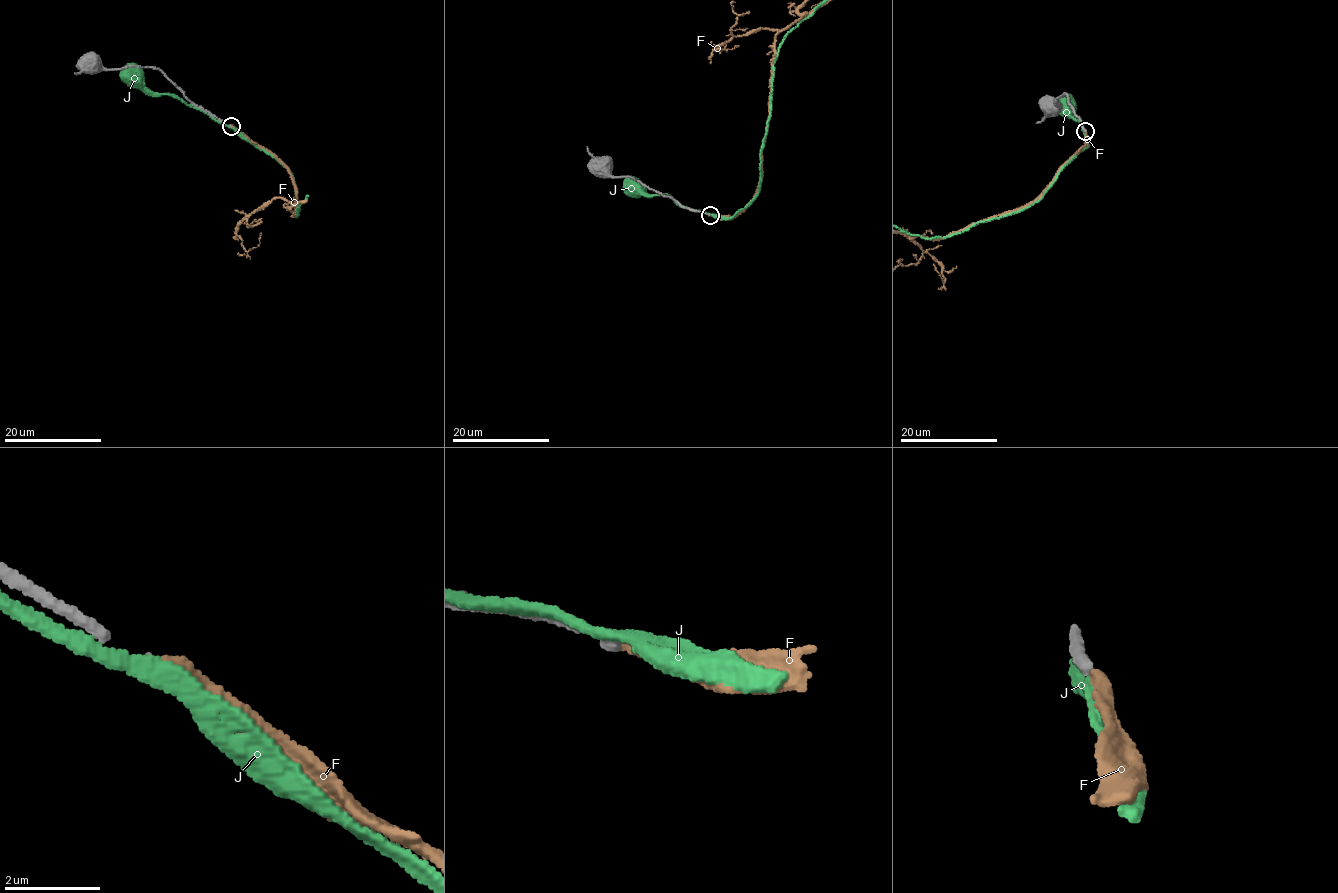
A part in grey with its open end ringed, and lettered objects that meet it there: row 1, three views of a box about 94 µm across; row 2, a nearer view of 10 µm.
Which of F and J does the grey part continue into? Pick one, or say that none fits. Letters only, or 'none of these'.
none of these

